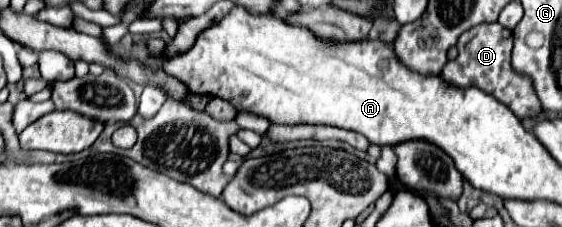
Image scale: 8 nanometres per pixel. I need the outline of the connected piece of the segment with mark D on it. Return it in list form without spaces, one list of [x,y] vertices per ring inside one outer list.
[[[482,24],[482,26],[470,28],[460,36],[456,46],[458,46],[458,58],[450,60],[440,72],[440,78],[448,86],[456,86],[456,88],[476,86],[486,94],[492,94],[496,100],[504,102],[520,120],[534,118],[542,112],[542,104],[538,96],[532,92],[532,82],[512,72],[512,66],[510,66],[512,32],[508,28],[500,24]]]

